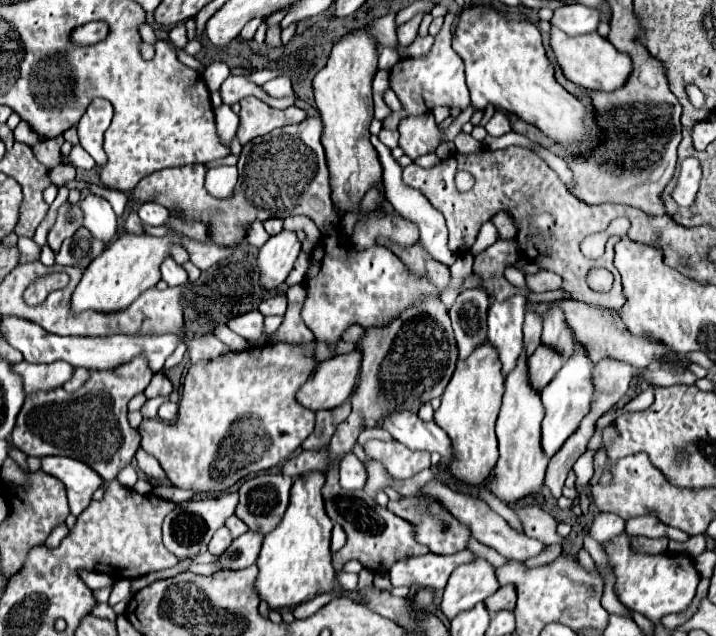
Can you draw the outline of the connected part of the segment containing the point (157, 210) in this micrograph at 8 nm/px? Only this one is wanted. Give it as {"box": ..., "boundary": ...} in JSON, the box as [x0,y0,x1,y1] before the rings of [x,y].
{"box":[139,201,169,225],"boundary":[[[147,201],[139,209],[139,217],[143,223],[149,223],[149,225],[165,225],[169,211],[157,201]]]}

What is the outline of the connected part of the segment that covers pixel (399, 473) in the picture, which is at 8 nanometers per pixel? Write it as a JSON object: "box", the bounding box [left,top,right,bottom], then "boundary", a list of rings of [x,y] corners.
{"box":[363,439,431,477],"boundary":[[[371,439],[363,447],[369,457],[385,463],[387,471],[395,477],[413,477],[419,471],[431,467],[427,451],[411,451],[399,441]]]}

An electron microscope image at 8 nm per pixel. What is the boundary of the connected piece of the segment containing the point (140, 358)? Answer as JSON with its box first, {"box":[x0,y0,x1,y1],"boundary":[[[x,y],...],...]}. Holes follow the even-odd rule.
{"box":[11,355,153,481],"boundary":[[[137,355],[129,363],[121,363],[109,371],[89,371],[89,379],[75,393],[67,393],[63,387],[53,391],[35,391],[25,397],[21,413],[17,415],[11,441],[25,455],[45,457],[45,455],[65,455],[79,459],[93,467],[101,479],[111,481],[125,465],[131,463],[135,451],[139,449],[141,435],[127,423],[125,415],[111,417],[111,411],[127,411],[127,403],[133,395],[145,391],[153,371],[147,365],[145,355]],[[113,399],[127,399],[115,403]]]}

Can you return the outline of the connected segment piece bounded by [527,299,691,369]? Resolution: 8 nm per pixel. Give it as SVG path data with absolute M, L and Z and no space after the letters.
M561 299L561 301L553 301L553 303L529 303L529 301L527 301L527 309L545 315L547 309L551 309L555 303L557 303L559 309L563 311L565 323L567 323L567 327L571 329L571 333L573 333L577 345L583 347L583 349L589 353L589 357L591 357L593 363L597 363L597 361L605 359L605 357L609 357L609 359L627 363L627 365L631 365L631 367L635 367L635 369L645 369L645 367L649 367L651 363L671 363L671 365L675 365L675 367L689 367L689 365L691 365L689 359L679 359L665 343L659 343L657 339L649 339L649 335L633 335L633 333L621 323L619 311L603 309L603 307L589 305L589 303L583 303L583 301L575 301L575 299Z

